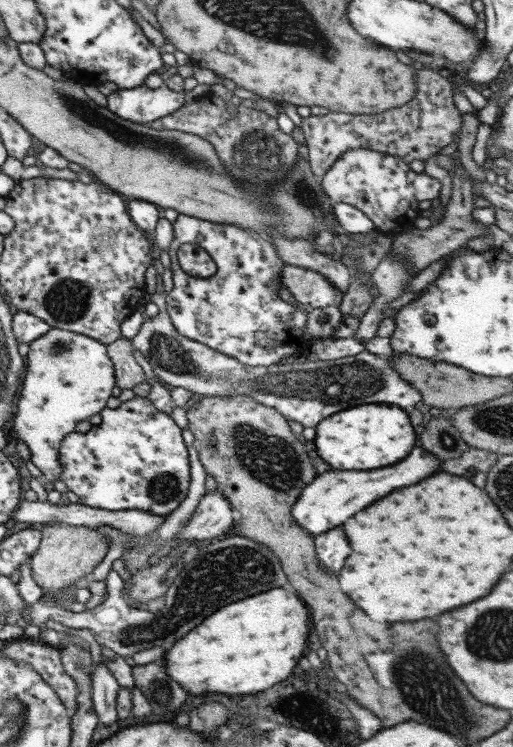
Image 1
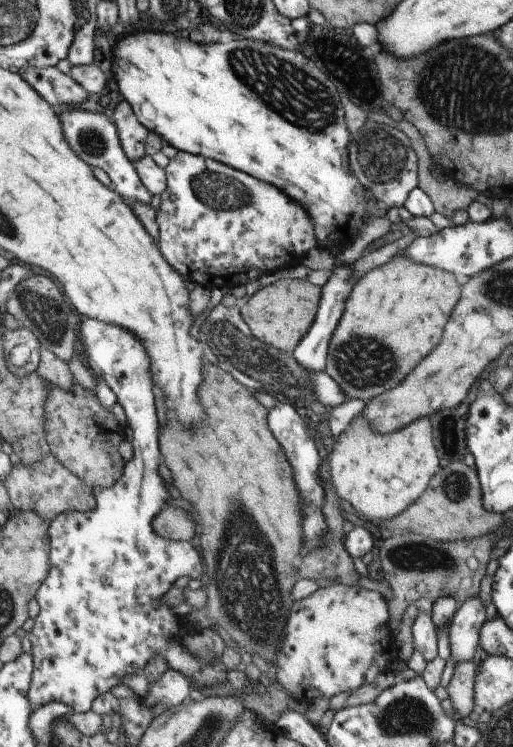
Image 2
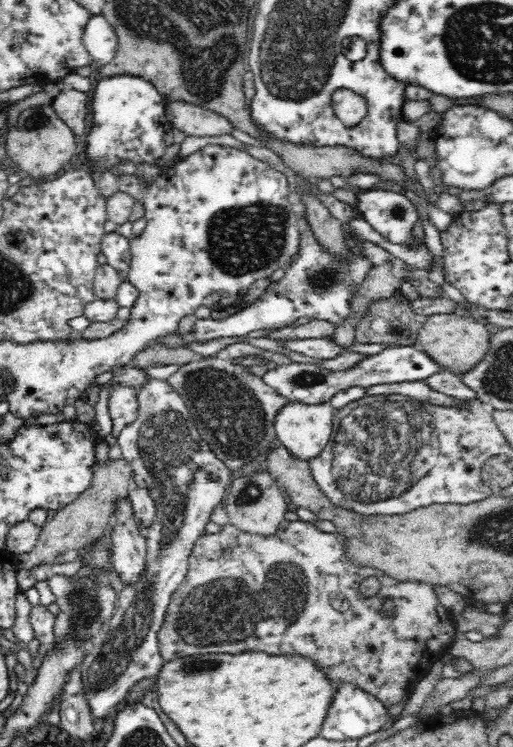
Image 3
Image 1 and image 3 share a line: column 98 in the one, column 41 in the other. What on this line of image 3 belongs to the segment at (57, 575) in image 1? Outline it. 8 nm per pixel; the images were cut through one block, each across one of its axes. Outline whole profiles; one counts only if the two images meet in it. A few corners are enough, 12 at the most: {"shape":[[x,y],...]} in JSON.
{"shape":[[125,458],[96,466],[88,490],[46,522],[19,569],[107,534],[136,474]]}

